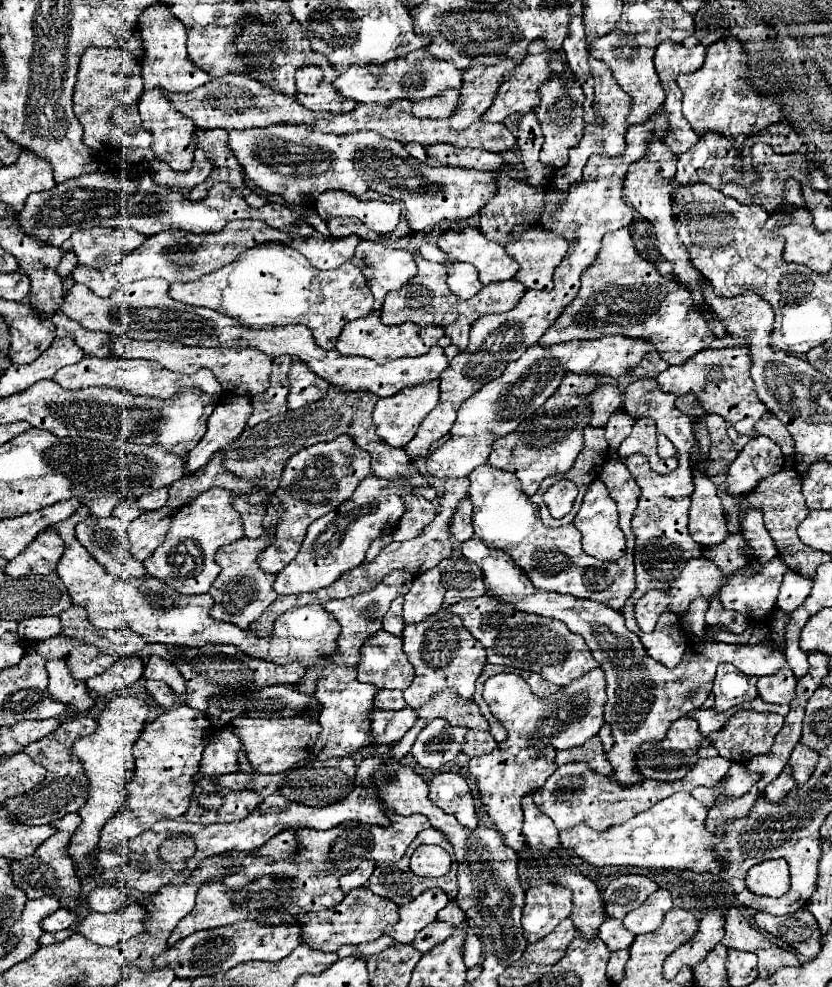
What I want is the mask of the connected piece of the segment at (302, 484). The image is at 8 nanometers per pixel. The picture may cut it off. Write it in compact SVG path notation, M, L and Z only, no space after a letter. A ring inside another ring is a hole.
M341 435L323 445L317 443L313 447L305 447L295 453L283 471L281 485L273 501L269 503L267 515L263 519L263 527L275 527L277 533L271 539L271 545L257 557L261 569L267 573L279 573L285 565L289 565L299 553L307 527L315 519L335 511L335 507L347 501L353 495L355 487L361 483L361 479L365 479L369 473L371 467L367 451L359 449L347 435Z

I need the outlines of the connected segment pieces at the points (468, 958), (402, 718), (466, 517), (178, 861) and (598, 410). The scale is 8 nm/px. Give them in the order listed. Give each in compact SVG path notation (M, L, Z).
M473 929L467 931L467 943L463 945L463 959L465 959L465 965L471 969L473 965L479 963L481 959L481 941L477 939L477 935L473 933Z
M405 707L403 711L371 711L371 735L375 735L375 743L371 745L377 747L397 743L411 729L415 719L417 715L411 707Z
M465 497L461 499L459 507L455 509L455 515L451 517L451 535L463 543L465 539L471 539L473 537L473 525L471 525L471 499Z
M177 835L173 839L167 839L161 845L159 853L171 871L181 873L185 869L185 859L189 859L195 853L195 843L191 837Z
M613 383L599 385L589 397L591 401L591 427L605 427L611 411L619 411L621 393Z

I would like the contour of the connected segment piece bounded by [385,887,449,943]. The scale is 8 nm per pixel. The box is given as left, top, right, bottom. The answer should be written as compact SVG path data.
M431 887L415 901L399 907L399 923L395 927L387 927L385 935L399 943L411 943L415 935L429 923L437 919L437 913L449 903L449 897L443 889Z

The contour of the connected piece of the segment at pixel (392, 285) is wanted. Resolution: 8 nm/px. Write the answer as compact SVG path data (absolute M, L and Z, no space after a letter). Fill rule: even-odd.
M361 241L355 249L353 261L363 271L367 287L371 287L375 311L381 309L389 291L397 291L417 275L417 263L409 251L387 249L385 245L373 241Z

